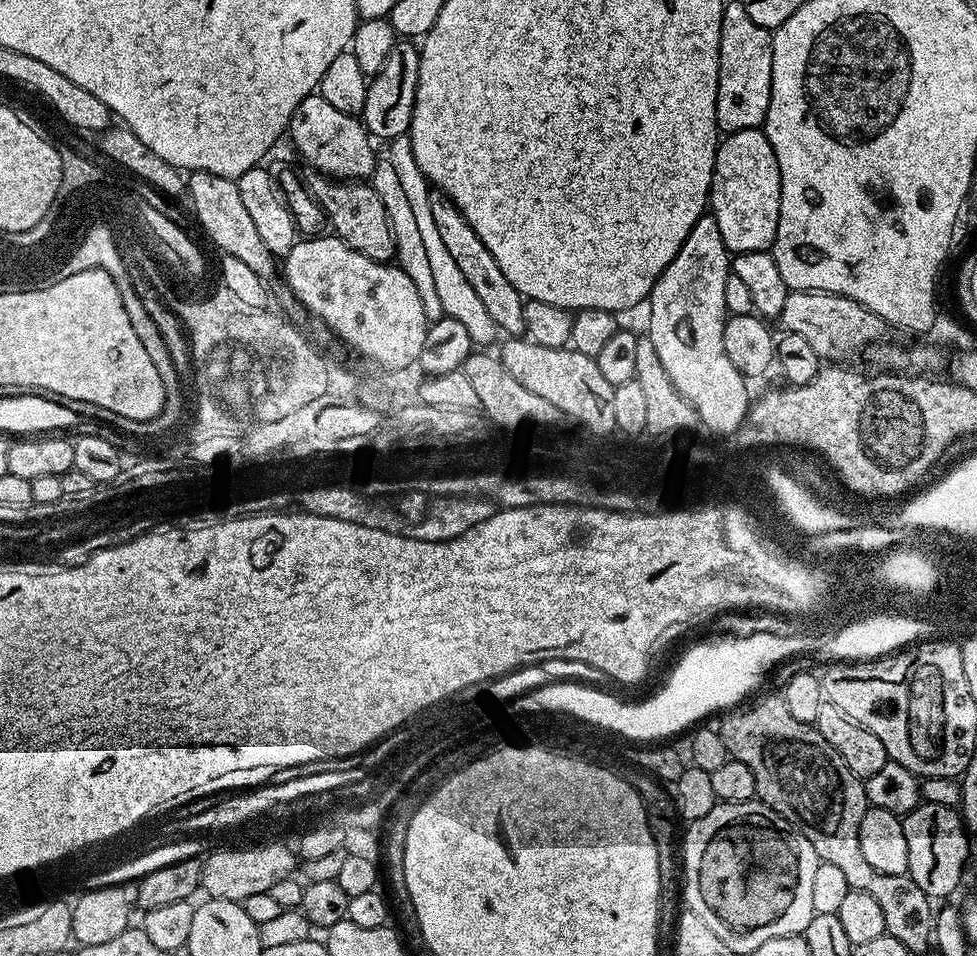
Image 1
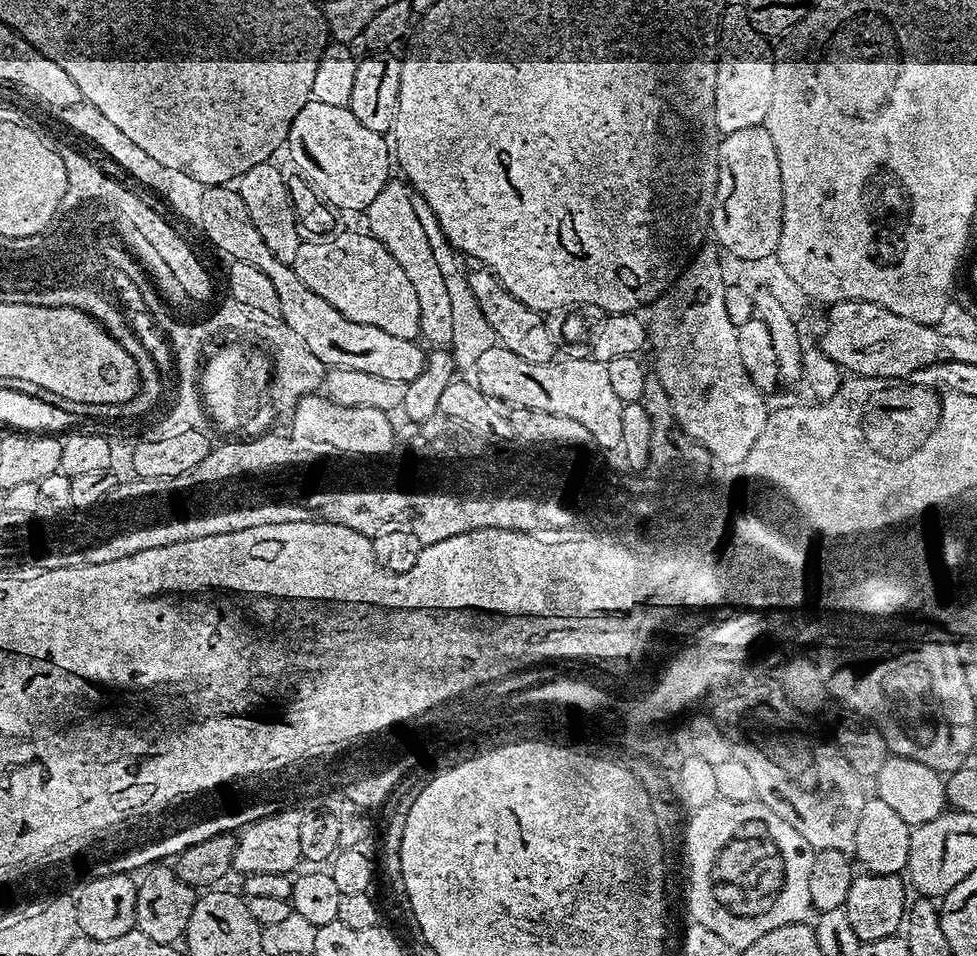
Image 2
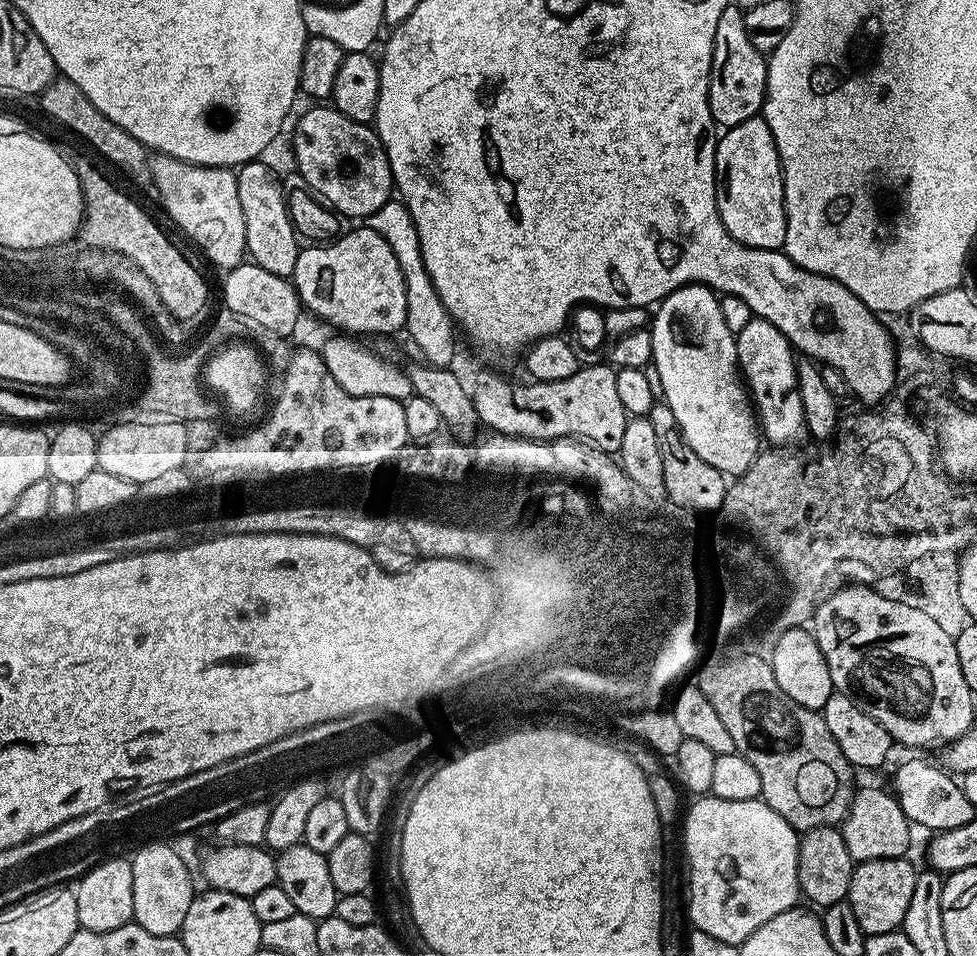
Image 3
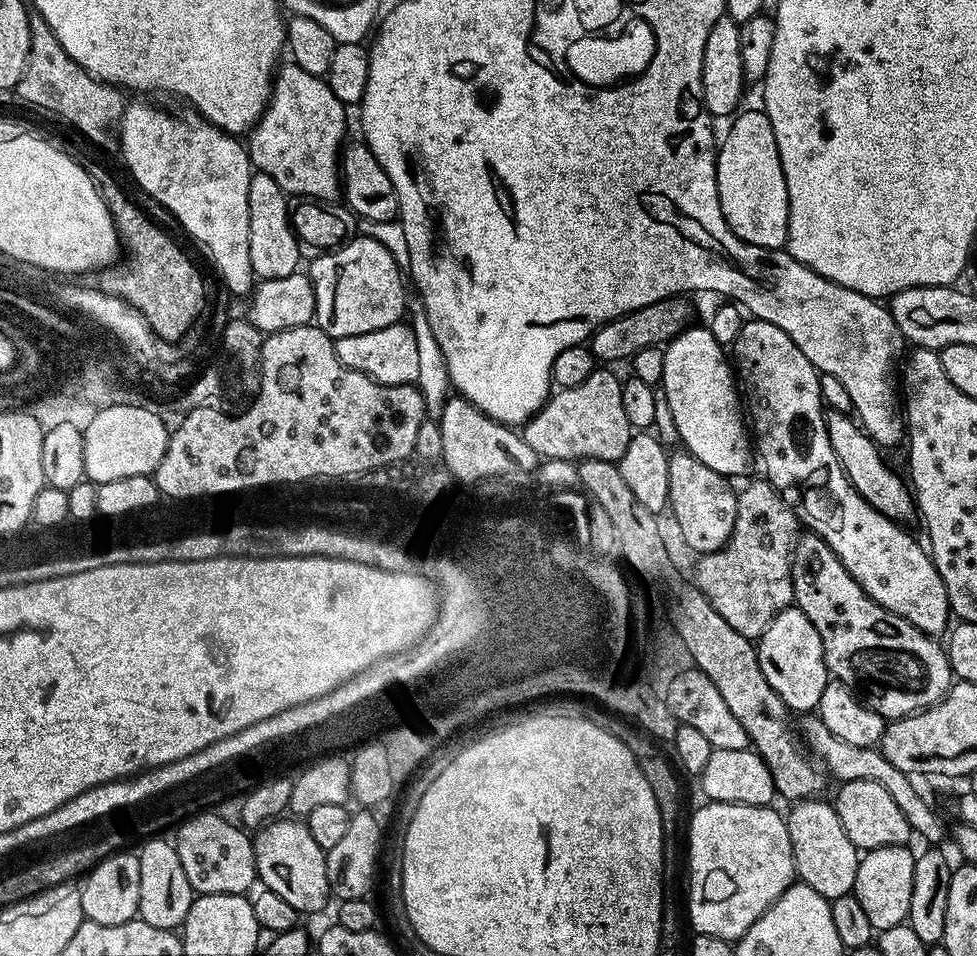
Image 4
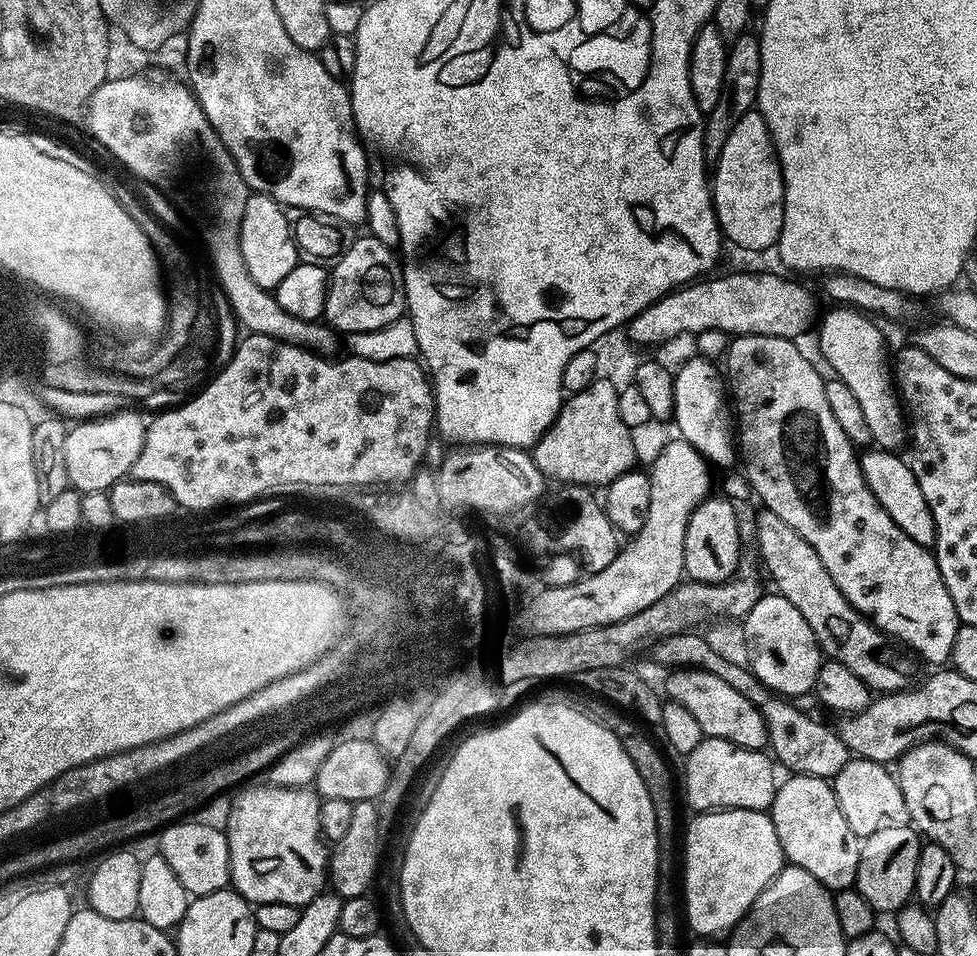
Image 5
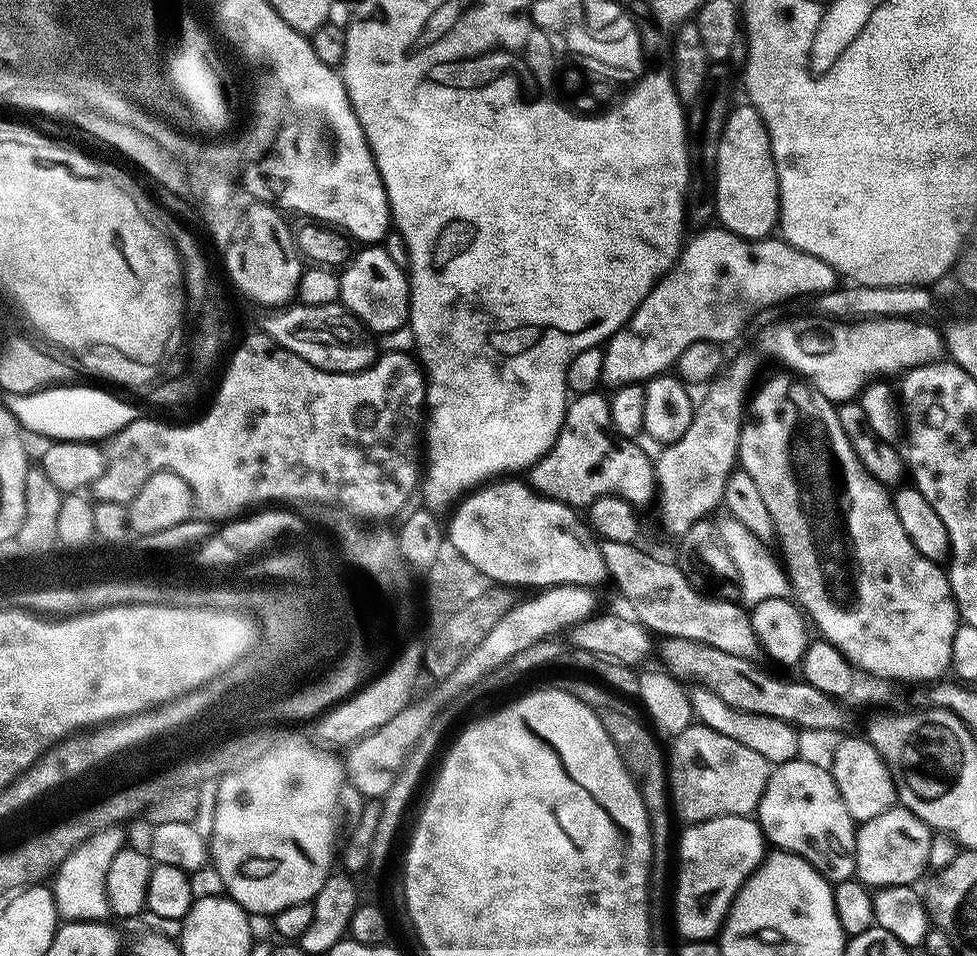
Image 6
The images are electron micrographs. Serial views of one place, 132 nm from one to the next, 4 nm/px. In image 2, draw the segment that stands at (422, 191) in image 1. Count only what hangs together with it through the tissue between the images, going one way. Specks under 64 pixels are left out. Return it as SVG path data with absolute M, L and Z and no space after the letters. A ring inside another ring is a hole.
M413 195L412 202L414 211L418 214L418 219L422 222L422 227L426 232L426 237L429 238L430 249L434 252L438 269L445 278L447 293L450 294L451 317L454 318L454 334L450 351L455 356L457 369L475 369L476 365L480 363L482 354L486 354L486 350L497 347L496 335L494 330L490 330L490 322L486 322L486 318L482 314L482 306L478 306L474 294L470 294L466 268L460 265L461 257L442 234L442 230L438 226L438 218L434 218L434 212L430 210L430 206L421 196Z

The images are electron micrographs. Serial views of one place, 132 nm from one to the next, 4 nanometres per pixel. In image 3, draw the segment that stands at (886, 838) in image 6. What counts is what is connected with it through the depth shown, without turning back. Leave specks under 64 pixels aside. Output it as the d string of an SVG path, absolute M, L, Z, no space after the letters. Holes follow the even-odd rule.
M908 858L861 860L853 867L846 902L854 910L854 918L858 918L858 926L862 926L865 937L894 932L903 925L906 910L910 906L910 898L914 895L914 882L916 881L917 871L917 865L912 865Z

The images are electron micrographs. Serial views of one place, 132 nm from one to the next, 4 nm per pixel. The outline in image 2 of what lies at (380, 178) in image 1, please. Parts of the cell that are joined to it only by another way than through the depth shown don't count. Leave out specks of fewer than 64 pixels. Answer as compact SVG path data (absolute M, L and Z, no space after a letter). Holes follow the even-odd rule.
M389 179L364 213L364 218L368 220L366 228L369 235L386 246L398 266L405 271L406 278L413 283L414 294L418 297L421 339L430 342L433 347L446 348L451 345L454 334L450 294L447 293L445 278L438 269L434 252L430 249L429 238L414 211L412 197L409 187L402 180Z

